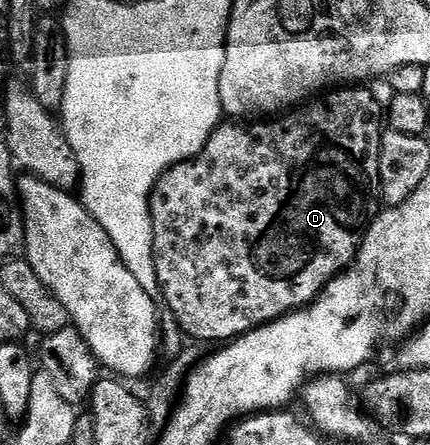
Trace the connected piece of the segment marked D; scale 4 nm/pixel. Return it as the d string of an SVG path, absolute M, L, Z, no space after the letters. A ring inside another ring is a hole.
M340 86L335 90L329 91L323 98L313 99L311 102L305 103L303 106L281 115L279 118L268 118L263 122L252 122L249 123L252 124L249 128L243 128L240 124L243 123L221 122L210 134L210 138L206 142L206 146L203 150L198 153L193 160L184 160L181 164L175 164L173 168L161 174L158 178L158 182L154 186L154 190L148 196L148 201L150 202L150 222L152 223L152 233L154 234L152 261L156 267L156 277L160 283L160 292L162 293L162 297L164 296L165 302L168 303L169 310L173 312L169 313L174 317L176 323L179 324L181 333L183 333L185 337L193 336L196 340L220 340L216 342L231 342L238 336L244 336L247 332L253 332L255 328L261 328L263 324L268 324L271 320L276 320L280 316L286 316L288 313L296 311L297 308L303 308L304 305L312 303L312 301L319 296L324 287L326 287L335 276L339 276L341 271L347 269L348 265L355 260L356 252L360 248L360 243L364 240L365 232L367 232L373 220L375 220L378 215L376 200L378 204L378 193L380 191L380 171L378 170L378 162L380 161L380 137L382 135L382 106L374 98L371 87Z

